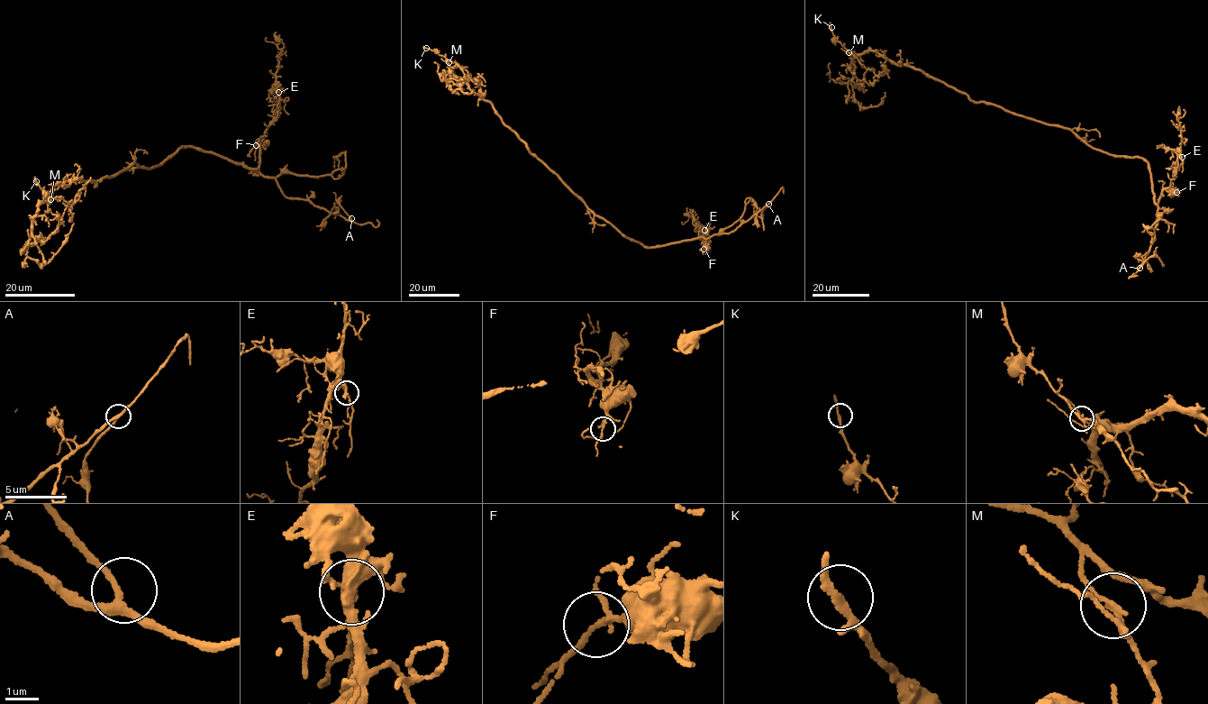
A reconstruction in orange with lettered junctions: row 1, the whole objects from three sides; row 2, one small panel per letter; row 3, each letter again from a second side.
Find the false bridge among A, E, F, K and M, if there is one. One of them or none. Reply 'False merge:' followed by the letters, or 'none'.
False merge: M

